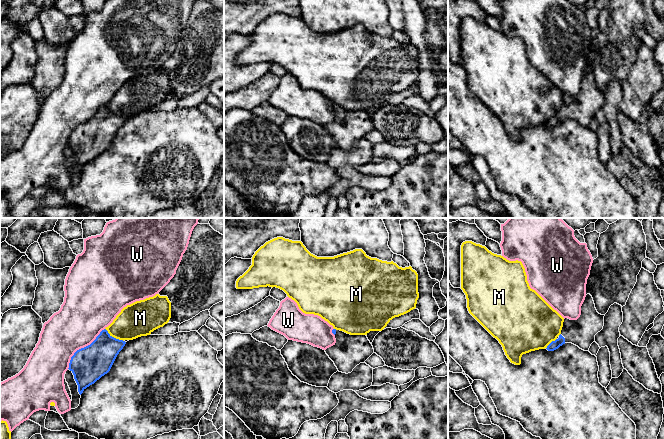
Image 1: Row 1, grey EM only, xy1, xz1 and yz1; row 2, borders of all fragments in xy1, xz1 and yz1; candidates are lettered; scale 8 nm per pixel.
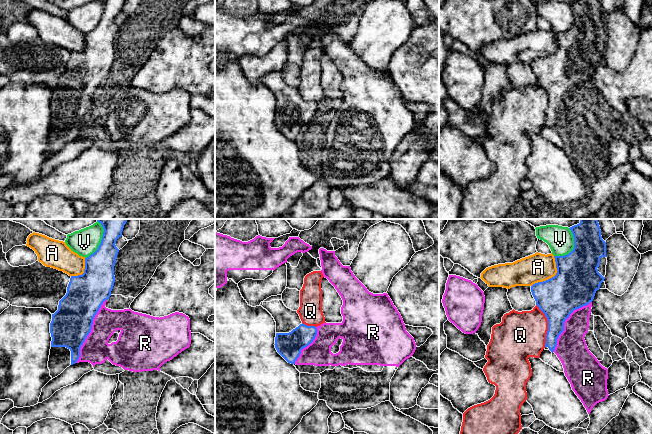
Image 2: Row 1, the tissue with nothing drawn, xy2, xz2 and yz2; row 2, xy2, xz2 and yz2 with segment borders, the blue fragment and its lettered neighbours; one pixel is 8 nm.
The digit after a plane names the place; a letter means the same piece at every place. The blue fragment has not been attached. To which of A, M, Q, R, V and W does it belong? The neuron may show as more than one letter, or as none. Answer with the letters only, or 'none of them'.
none of them

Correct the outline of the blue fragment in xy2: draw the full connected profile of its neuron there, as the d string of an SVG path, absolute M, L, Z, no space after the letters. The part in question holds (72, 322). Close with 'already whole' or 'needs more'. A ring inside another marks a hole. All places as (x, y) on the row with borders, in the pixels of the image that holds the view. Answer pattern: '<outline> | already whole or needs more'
M98 219L104 232L98 249L85 258L82 275L71 276L66 295L59 301L58 310L52 314L50 333L52 337L48 361L50 376L60 375L67 367L75 364L80 357L80 348L92 329L93 319L105 300L111 296L114 286L114 265L119 249L116 241L122 236L127 219Z | needs more

